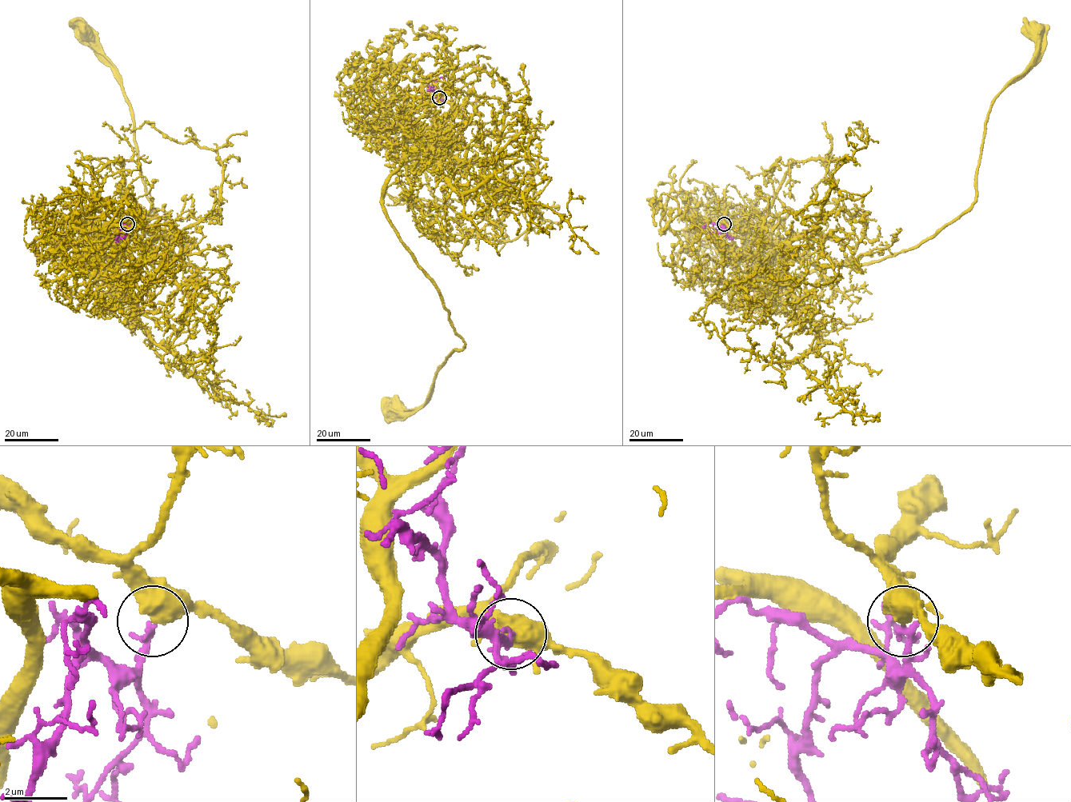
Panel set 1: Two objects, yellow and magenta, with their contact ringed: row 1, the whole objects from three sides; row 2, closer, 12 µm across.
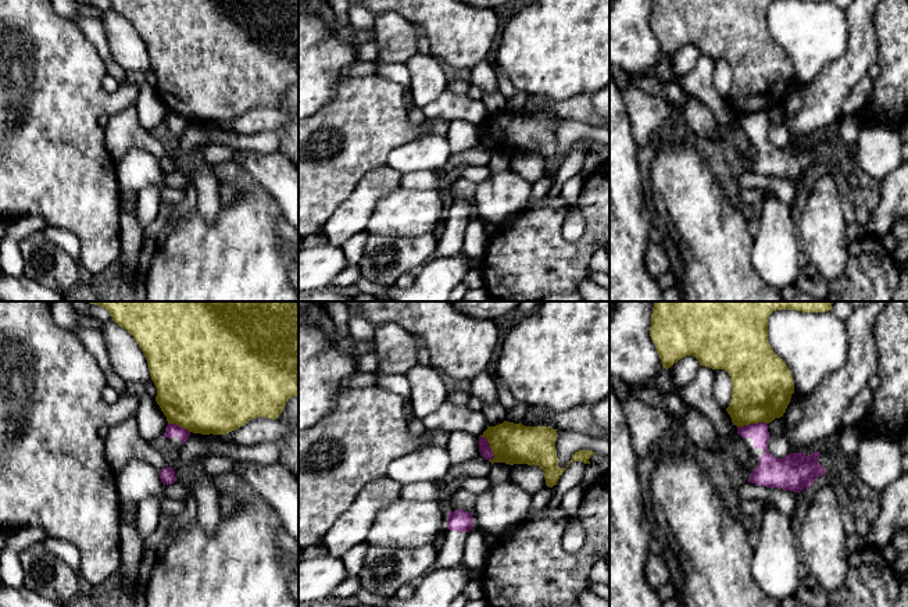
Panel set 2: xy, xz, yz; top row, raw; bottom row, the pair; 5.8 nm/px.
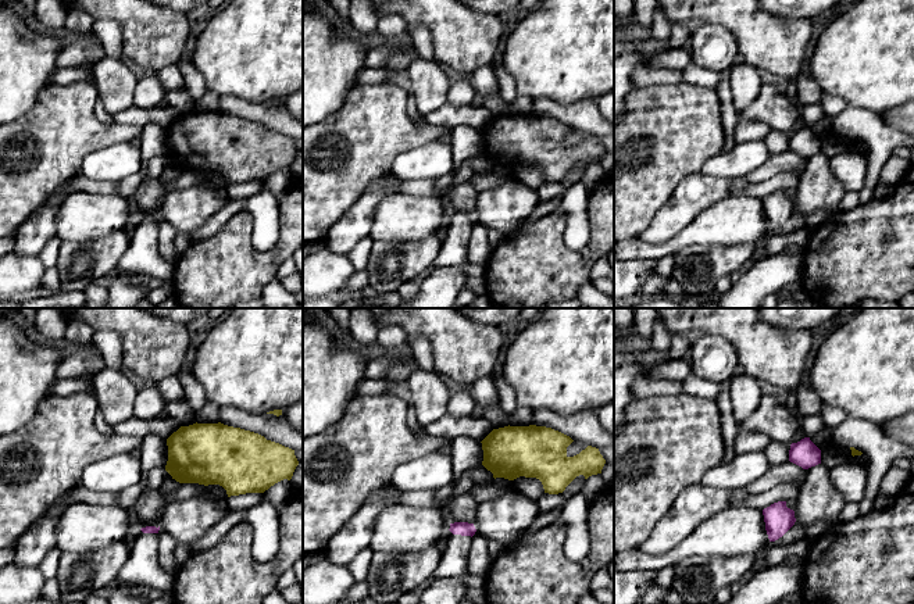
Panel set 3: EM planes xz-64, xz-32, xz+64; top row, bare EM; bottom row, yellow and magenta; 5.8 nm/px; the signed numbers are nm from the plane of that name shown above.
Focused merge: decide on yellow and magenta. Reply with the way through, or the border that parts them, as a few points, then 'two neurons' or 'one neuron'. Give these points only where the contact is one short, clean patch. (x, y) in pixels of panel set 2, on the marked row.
along xz (481, 435), (489, 445), (493, 454), (492, 460) | two neurons

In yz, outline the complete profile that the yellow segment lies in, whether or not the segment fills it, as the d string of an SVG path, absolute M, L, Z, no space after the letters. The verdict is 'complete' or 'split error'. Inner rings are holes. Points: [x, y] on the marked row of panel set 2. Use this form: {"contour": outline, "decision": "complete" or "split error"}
{"contour": "M655 301L651 314L650 336L665 369L686 356L693 356L700 365L725 369L732 379L732 399L728 414L733 425L769 424L783 417L794 393L791 371L773 351L768 342L768 318L776 310L797 310L802 313L825 313L832 310L832 301Z", "decision": "complete"}

